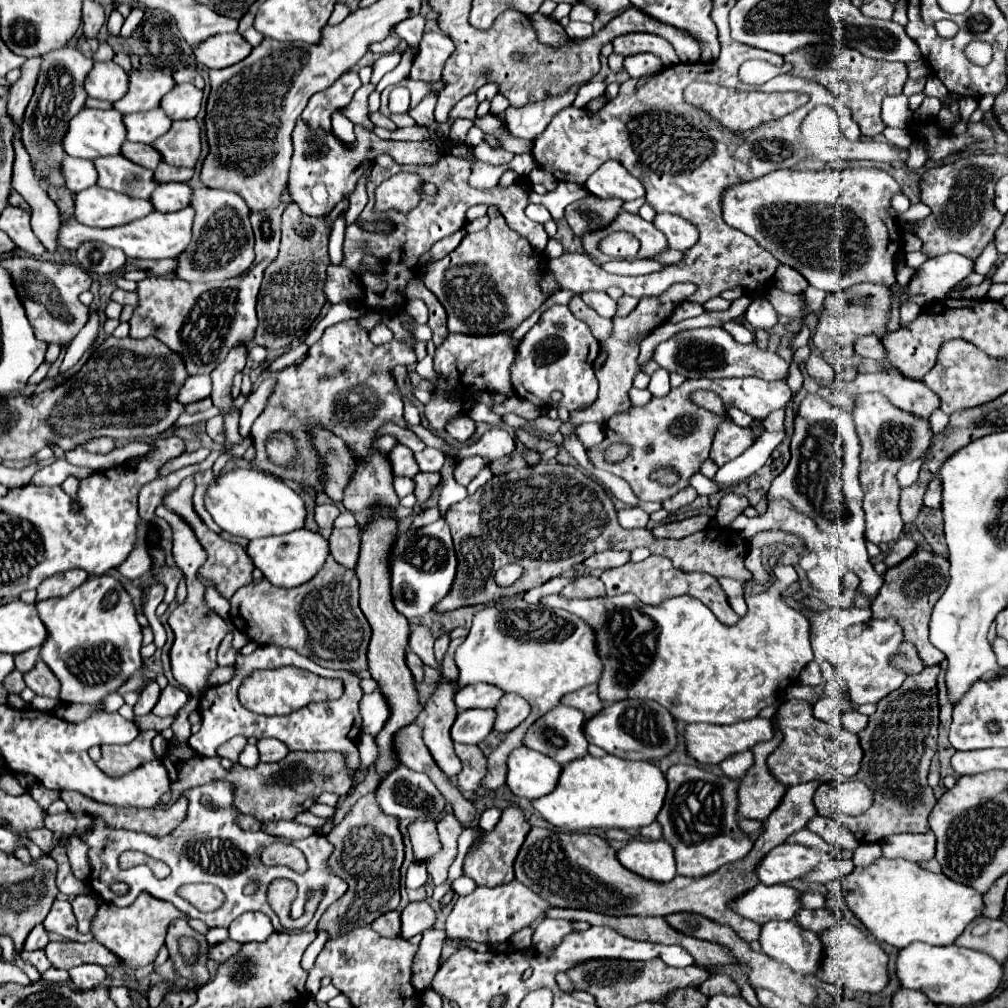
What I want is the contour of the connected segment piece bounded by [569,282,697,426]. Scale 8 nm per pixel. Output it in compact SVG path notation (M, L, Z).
M691 282L685 284L673 284L669 290L665 290L665 294L661 296L645 296L639 300L637 308L626 317L613 318L612 337L601 343L601 347L607 354L607 362L601 368L601 372L597 374L599 380L599 398L593 406L589 406L585 412L573 412L569 422L571 424L583 424L583 422L597 422L597 424L605 424L605 420L609 420L611 416L615 416L617 412L627 412L631 408L631 400L629 400L629 390L633 386L633 376L639 372L637 368L637 356L639 356L639 340L643 340L651 330L659 328L663 322L667 322L671 318L671 308L679 306L681 302L685 302L691 294L697 292L697 286Z

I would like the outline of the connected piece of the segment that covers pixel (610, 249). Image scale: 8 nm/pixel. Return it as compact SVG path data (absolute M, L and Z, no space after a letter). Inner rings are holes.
M615 232L613 236L608 236L599 244L599 249L609 254L609 256L633 256L639 251L639 241L628 232Z

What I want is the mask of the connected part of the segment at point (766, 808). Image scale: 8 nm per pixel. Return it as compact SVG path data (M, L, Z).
M775 730L773 740L765 744L757 744L753 748L755 764L741 778L741 786L739 786L739 816L765 820L779 806L787 786L775 780L775 776L771 776L765 764L767 754L771 754L779 746L779 742L781 742L781 732Z

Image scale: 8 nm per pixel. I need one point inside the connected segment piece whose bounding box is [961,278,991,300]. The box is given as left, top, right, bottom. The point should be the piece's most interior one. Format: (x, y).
(980, 291)

